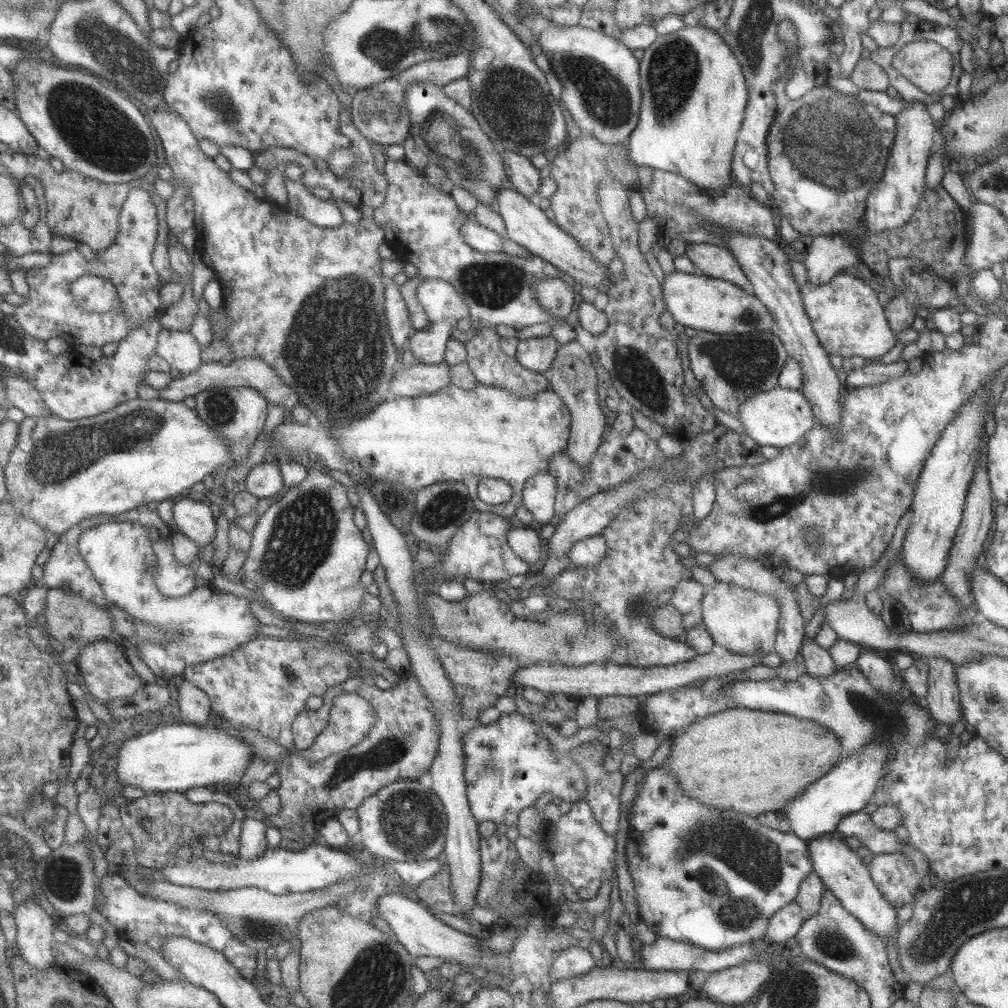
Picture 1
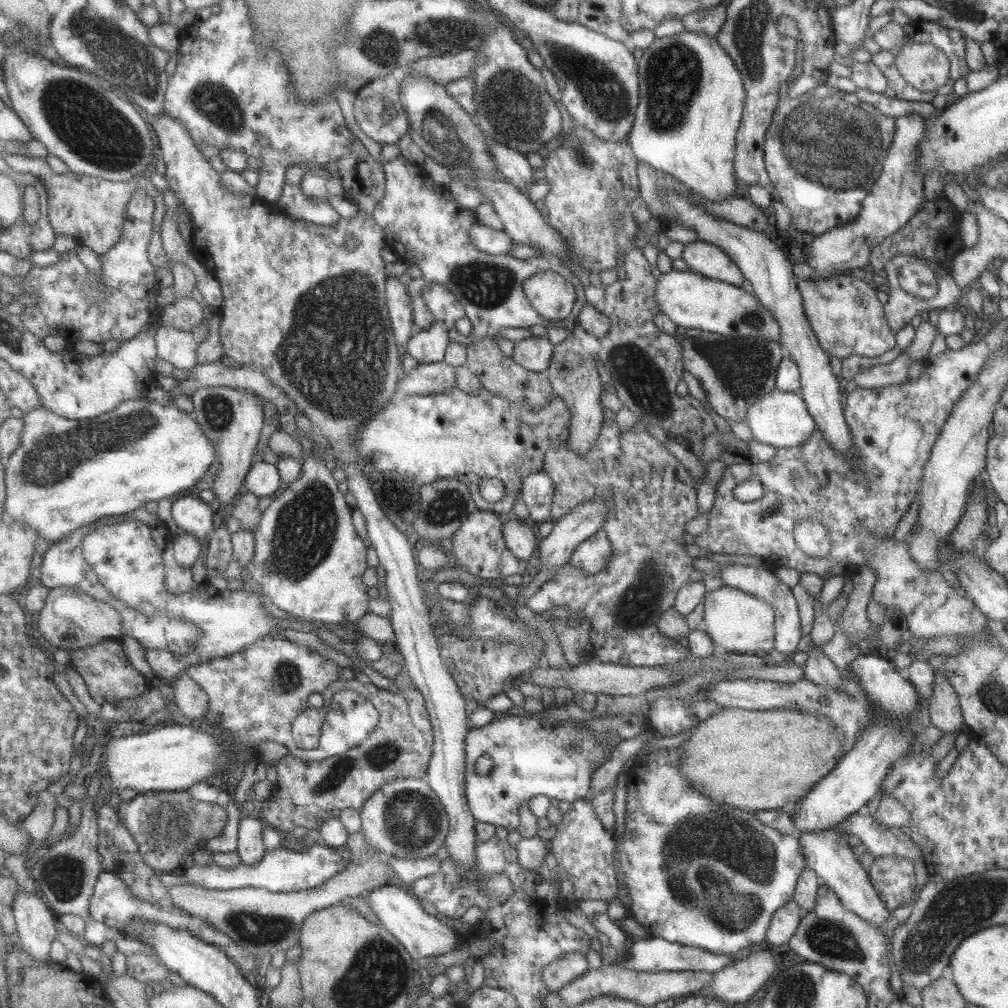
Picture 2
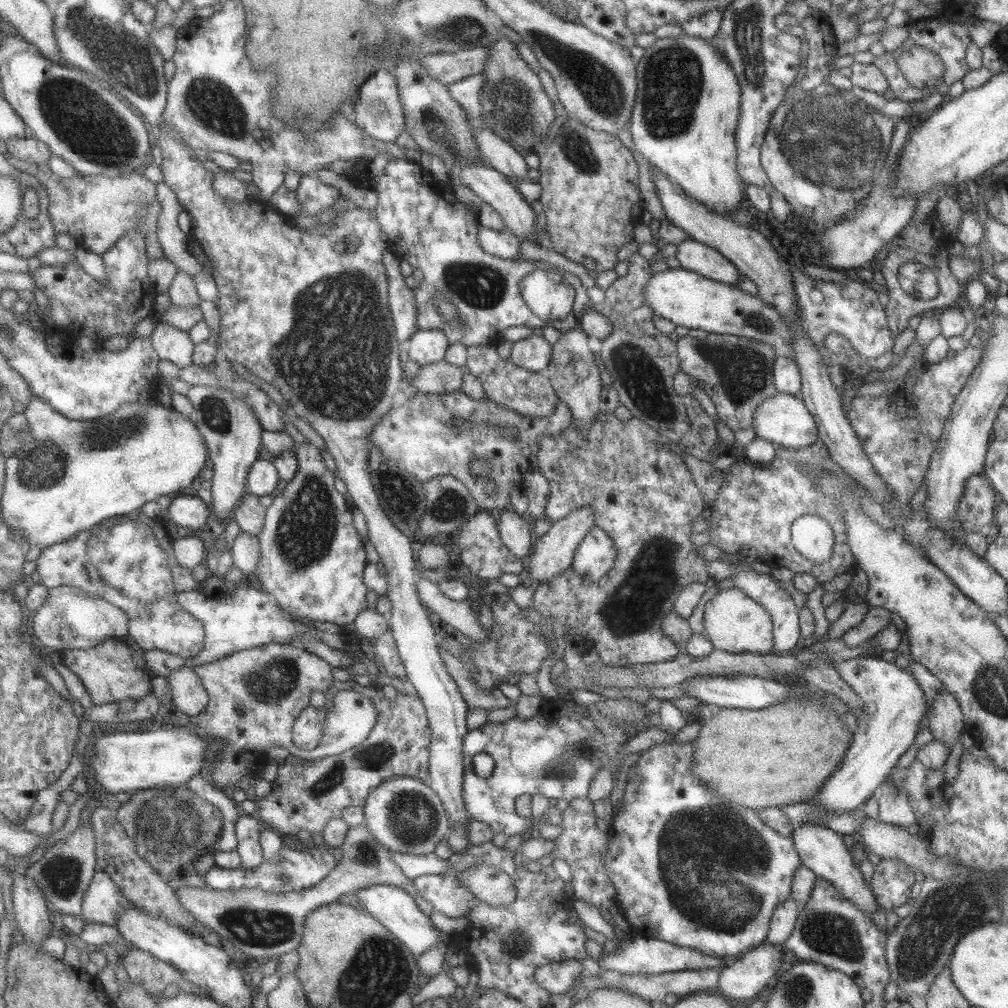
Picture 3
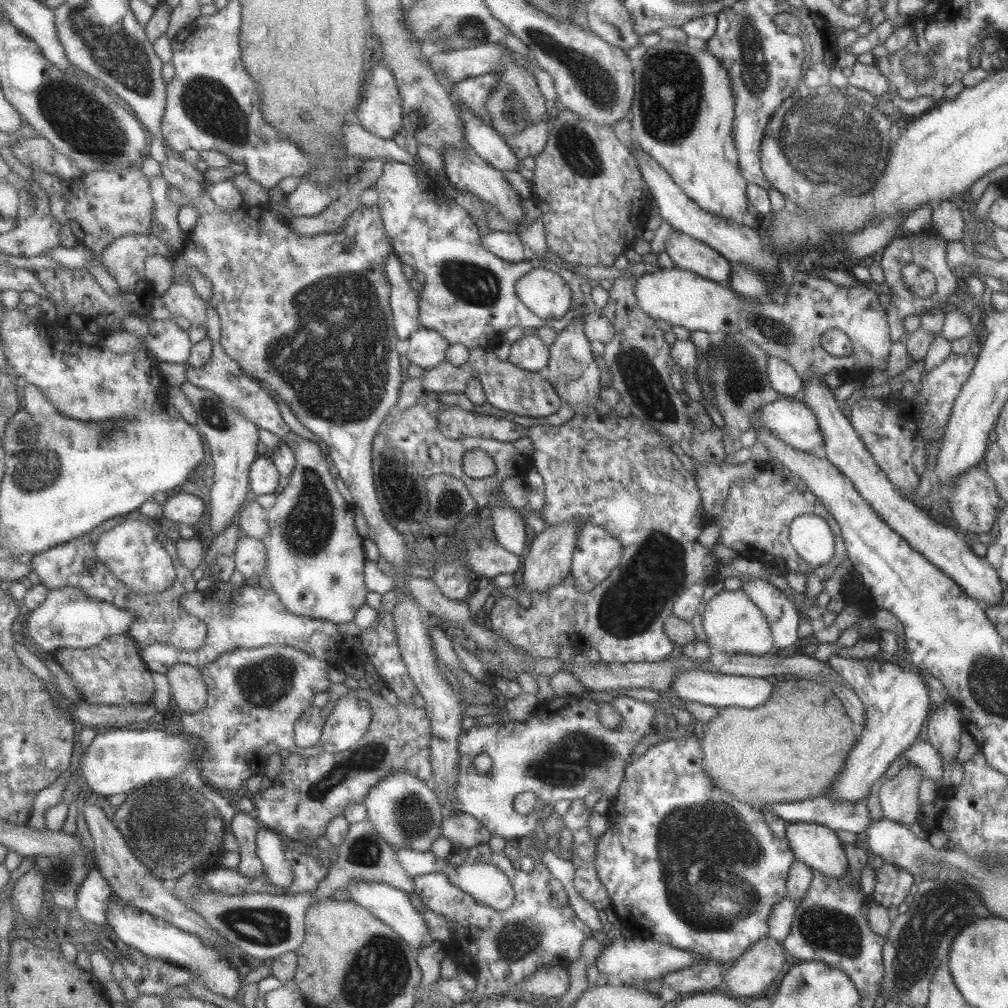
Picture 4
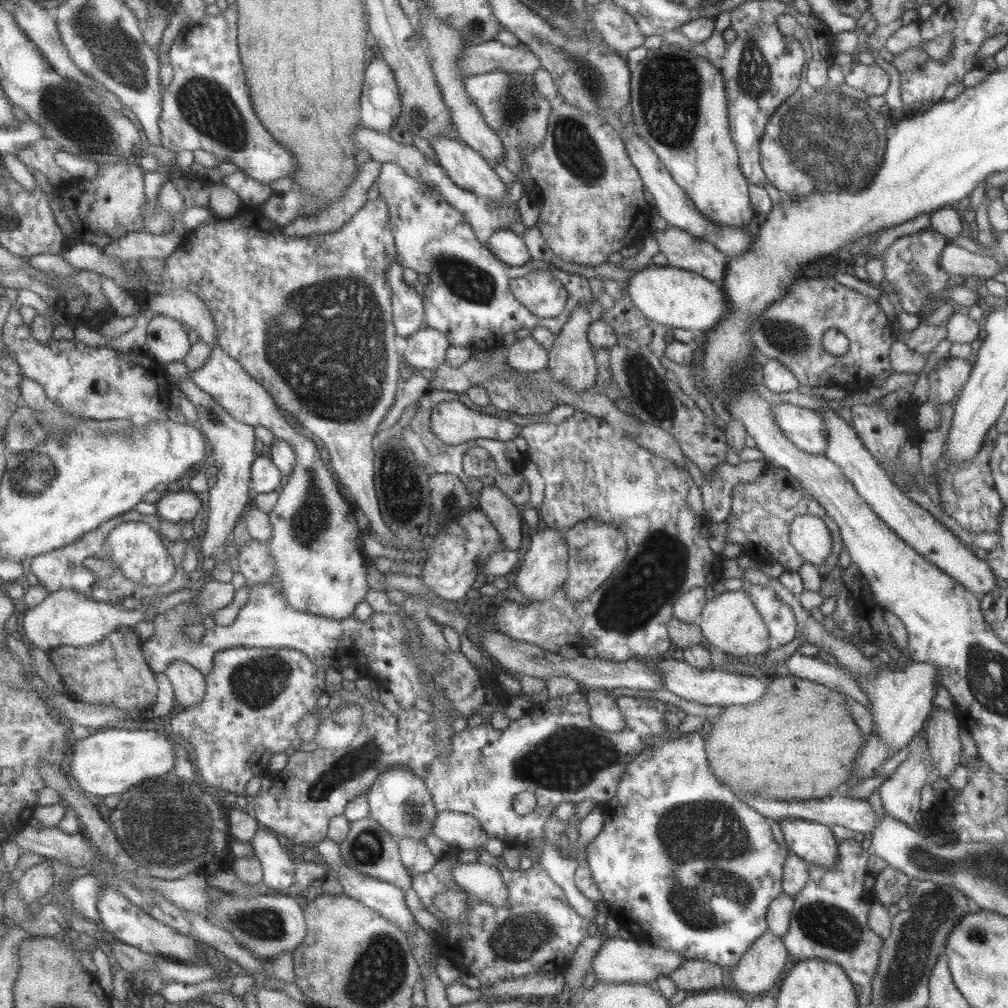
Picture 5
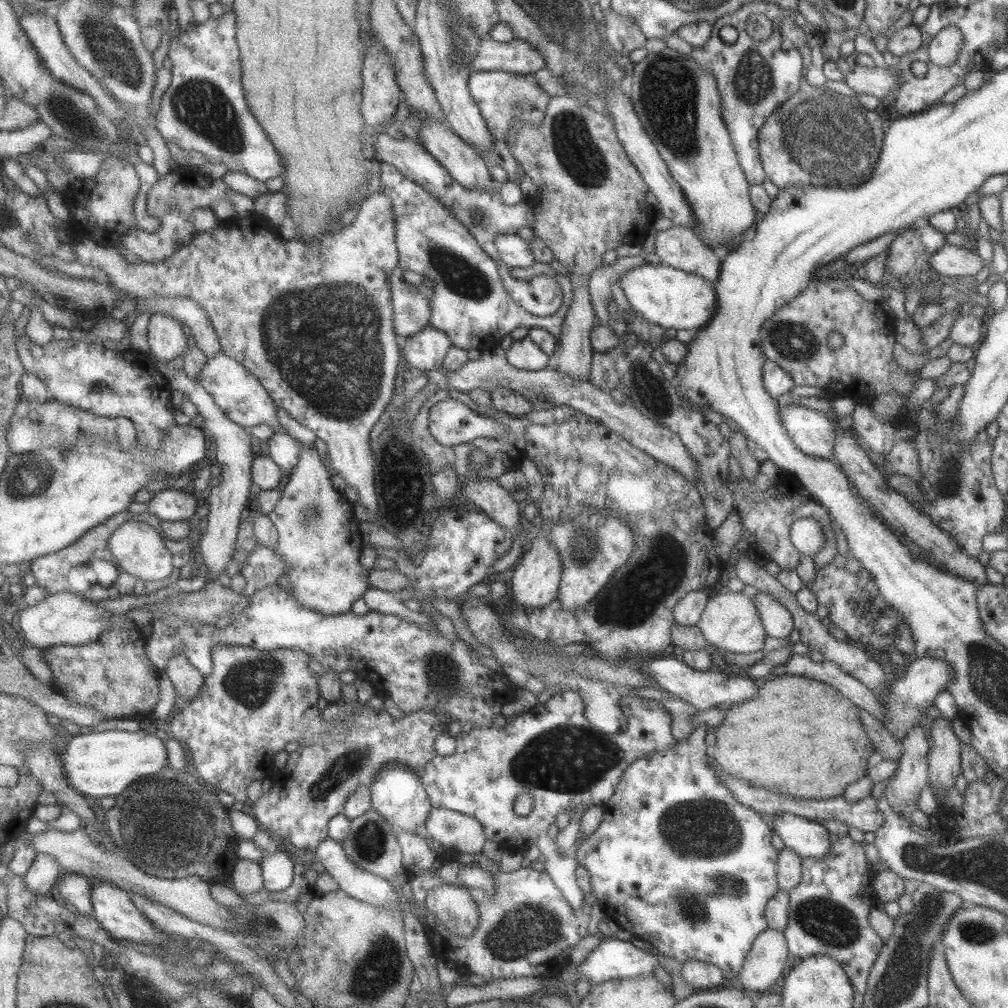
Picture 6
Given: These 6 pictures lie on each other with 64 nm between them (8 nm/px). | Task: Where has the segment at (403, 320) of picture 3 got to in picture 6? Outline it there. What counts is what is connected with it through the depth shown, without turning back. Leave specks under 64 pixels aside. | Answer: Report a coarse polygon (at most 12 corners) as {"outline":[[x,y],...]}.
{"outline":[[405,271],[393,272],[396,332],[405,337],[431,324],[431,304]]}

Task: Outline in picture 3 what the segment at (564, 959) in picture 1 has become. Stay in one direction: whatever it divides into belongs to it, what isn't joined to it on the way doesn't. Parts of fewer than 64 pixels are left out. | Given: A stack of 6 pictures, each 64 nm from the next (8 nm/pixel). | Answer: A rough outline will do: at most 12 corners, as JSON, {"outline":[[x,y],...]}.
{"outline":[[559,960],[535,979],[551,995],[564,995],[585,973],[585,961]]}

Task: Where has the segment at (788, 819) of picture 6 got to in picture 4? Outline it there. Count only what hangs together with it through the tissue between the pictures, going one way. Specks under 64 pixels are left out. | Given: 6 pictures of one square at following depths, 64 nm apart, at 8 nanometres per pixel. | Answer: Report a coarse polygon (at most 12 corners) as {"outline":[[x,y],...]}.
{"outline":[[789,822],[794,858],[829,878],[847,876],[834,830]]}

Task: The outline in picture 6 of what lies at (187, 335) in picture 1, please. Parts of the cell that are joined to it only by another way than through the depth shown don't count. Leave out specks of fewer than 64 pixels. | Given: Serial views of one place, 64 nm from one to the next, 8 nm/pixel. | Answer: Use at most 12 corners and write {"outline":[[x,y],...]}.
{"outline":[[156,313],[148,330],[151,353],[169,362],[189,348],[187,326]]}

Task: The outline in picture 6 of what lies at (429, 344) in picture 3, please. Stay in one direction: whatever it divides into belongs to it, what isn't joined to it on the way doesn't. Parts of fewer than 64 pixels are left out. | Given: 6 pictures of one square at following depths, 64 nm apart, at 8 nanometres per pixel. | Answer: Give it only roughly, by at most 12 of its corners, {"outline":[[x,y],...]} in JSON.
{"outline":[[429,324],[407,338],[404,358],[422,372],[442,370],[455,344]]}

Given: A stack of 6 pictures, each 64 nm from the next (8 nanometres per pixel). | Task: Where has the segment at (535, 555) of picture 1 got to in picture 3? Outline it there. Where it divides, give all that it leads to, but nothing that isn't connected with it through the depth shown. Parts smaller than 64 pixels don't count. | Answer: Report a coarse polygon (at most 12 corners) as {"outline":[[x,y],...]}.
{"outline":[[503,509],[500,541],[519,558],[533,551],[527,515]]}

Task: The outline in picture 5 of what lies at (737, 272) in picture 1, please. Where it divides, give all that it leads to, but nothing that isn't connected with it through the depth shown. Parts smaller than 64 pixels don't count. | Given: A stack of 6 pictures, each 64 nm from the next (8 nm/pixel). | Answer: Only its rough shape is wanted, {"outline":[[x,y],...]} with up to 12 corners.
{"outline":[[676,227],[653,233],[669,266],[723,285],[728,258]]}

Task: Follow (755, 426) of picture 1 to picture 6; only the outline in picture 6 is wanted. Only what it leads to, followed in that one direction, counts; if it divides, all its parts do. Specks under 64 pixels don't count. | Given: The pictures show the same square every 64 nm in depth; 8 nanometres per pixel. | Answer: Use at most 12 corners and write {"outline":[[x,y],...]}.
{"outline":[[825,408],[778,412],[803,454],[834,458],[837,427]]}

